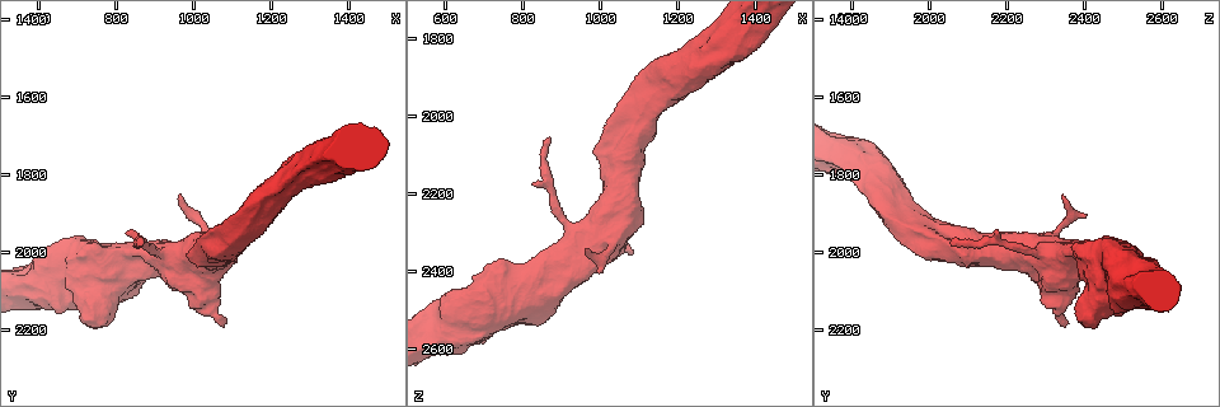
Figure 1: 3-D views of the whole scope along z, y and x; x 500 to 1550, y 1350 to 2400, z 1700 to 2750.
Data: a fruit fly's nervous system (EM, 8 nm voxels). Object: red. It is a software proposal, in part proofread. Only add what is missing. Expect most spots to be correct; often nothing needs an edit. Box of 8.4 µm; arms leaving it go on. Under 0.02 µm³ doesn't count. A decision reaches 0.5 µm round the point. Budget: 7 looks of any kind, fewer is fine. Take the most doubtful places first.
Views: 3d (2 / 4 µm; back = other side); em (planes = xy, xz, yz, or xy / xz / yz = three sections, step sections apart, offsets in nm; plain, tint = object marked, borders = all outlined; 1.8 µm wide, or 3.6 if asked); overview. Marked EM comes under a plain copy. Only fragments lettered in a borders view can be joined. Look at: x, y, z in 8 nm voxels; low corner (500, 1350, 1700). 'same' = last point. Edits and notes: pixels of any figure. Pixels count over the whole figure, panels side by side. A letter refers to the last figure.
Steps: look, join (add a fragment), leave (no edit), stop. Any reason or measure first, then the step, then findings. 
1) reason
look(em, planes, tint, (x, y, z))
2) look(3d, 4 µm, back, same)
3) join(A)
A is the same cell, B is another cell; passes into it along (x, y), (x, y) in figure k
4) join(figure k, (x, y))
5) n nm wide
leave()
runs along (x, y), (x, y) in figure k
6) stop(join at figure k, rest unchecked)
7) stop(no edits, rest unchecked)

branch stops here
look(3d, 2 µm, (1080, 2195, 2355))

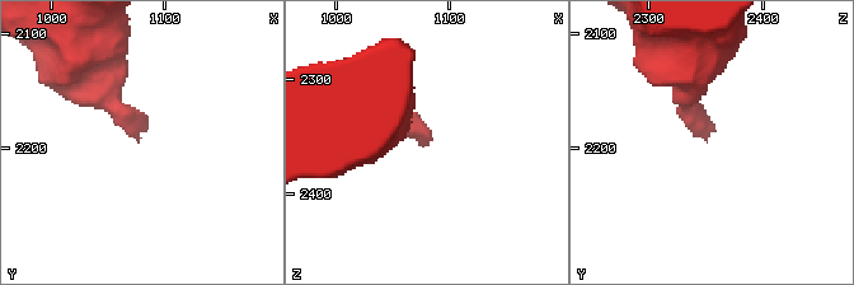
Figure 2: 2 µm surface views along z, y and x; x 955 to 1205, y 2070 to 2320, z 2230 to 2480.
look(em, planes, borders, (1078, 2192, 2352))

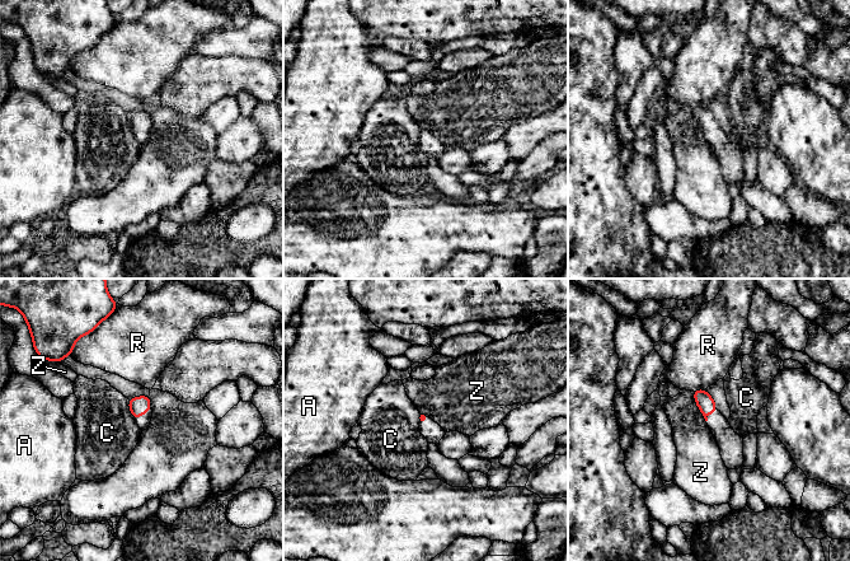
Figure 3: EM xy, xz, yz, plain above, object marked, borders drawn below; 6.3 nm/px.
leave()
A, C, R and Z are other cells; no lettered fragment goes on from it

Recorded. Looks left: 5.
tapers out
look(em, xz, step 8, borders, (875, 1975, 2060))

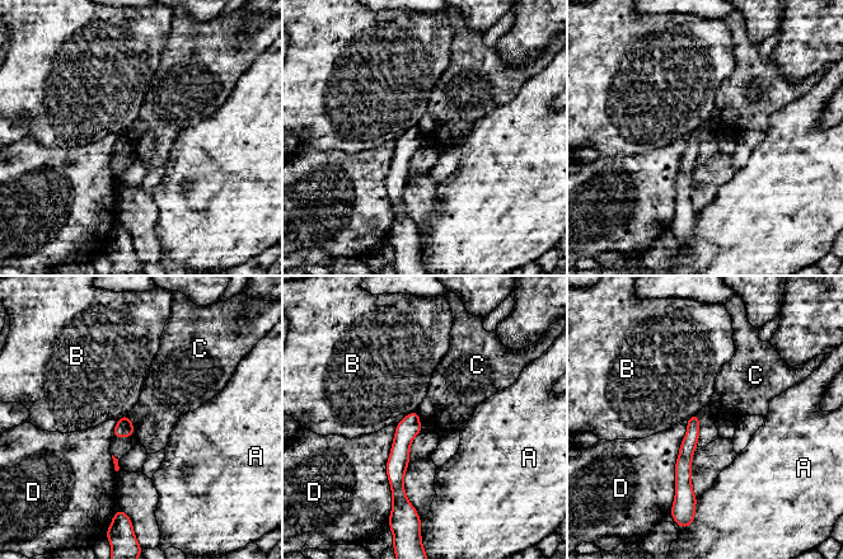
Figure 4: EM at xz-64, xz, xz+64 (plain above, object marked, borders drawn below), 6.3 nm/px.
another direction
look(em, planes, borders, same)

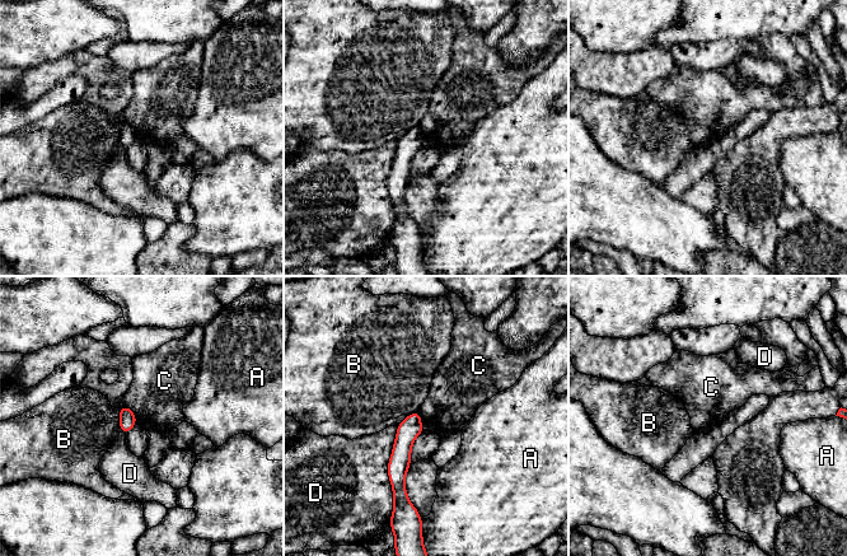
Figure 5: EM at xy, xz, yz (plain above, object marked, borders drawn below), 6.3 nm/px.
leave()
A, B, C and D are other cells; border along (123, 403), (131, 410), (136, 423) in figure 5; none of them fits

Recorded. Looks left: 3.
branch stops here
look(em, yz, step 4, borders, (965, 1860, 2345))

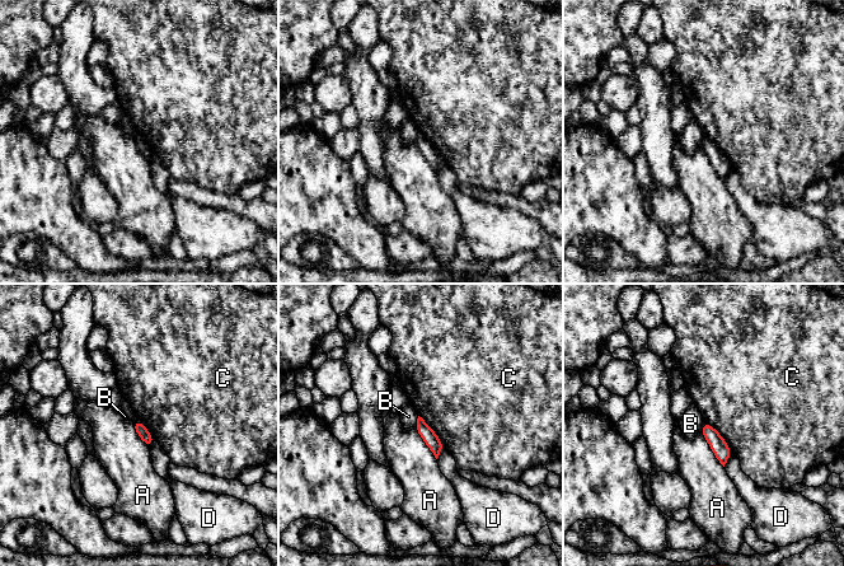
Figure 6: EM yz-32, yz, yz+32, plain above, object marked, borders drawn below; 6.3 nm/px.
look(em, planes, borders, same)

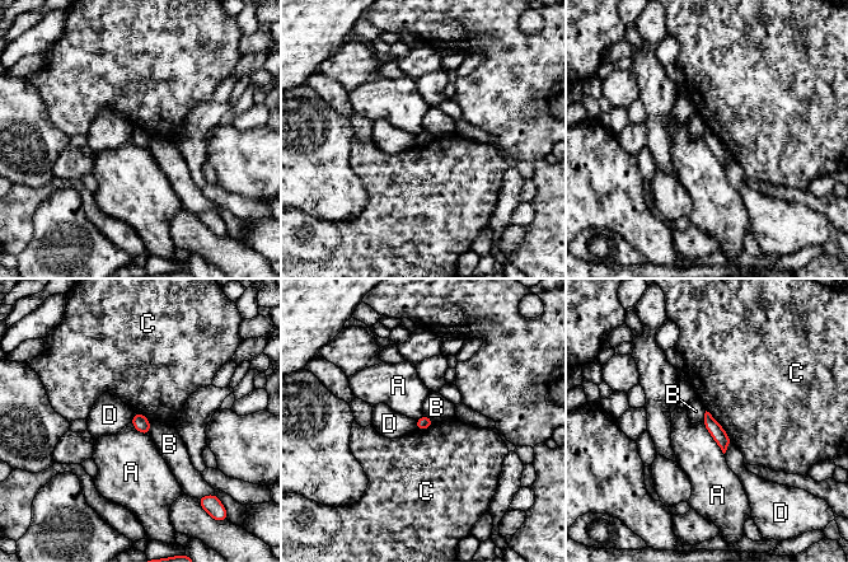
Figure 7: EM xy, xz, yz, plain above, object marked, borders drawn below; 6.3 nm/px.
leave()
A, B, C and D are other cells; border along (149, 421), (150, 434) in figure 7; none of them fits

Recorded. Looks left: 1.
stop(no edits, rest unchecked)

